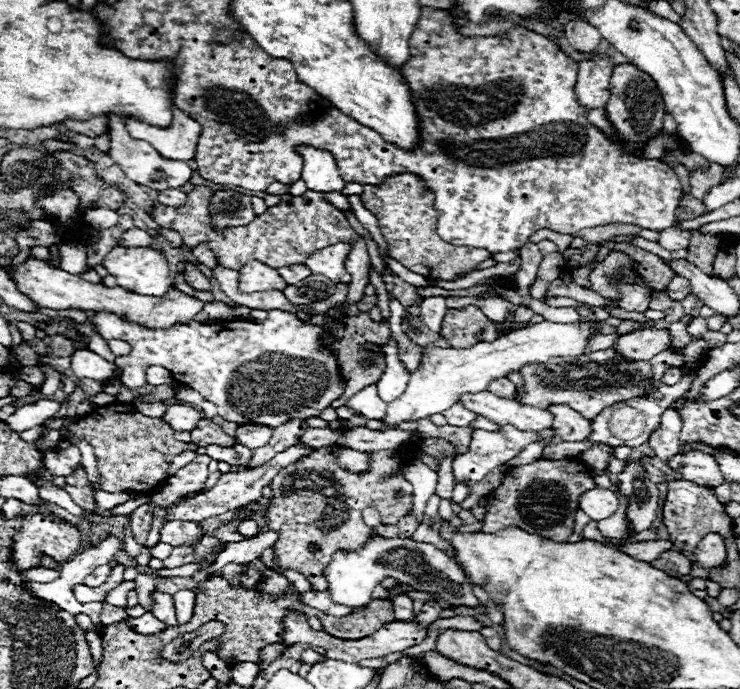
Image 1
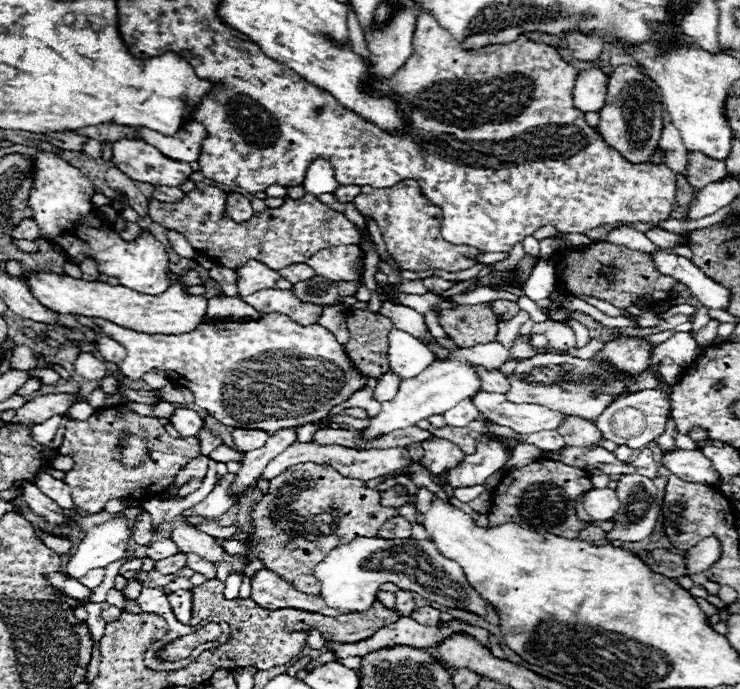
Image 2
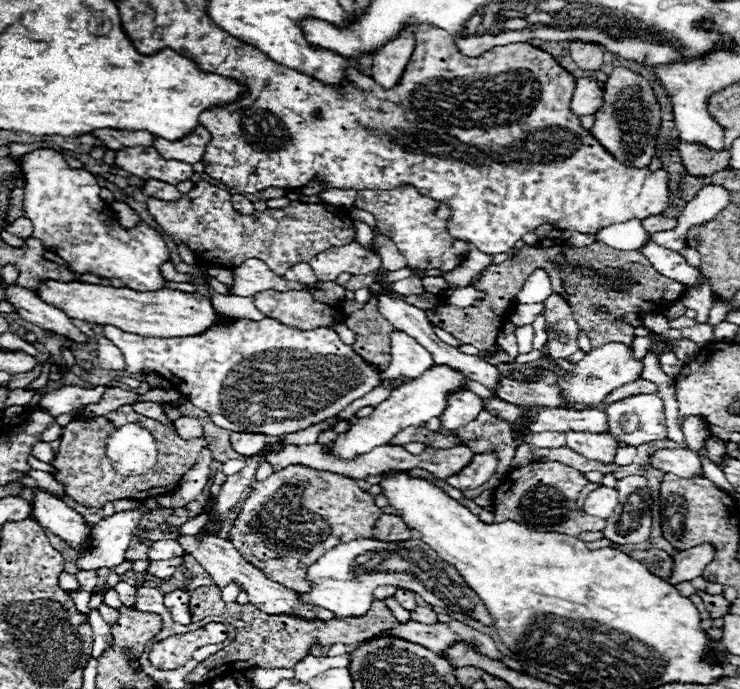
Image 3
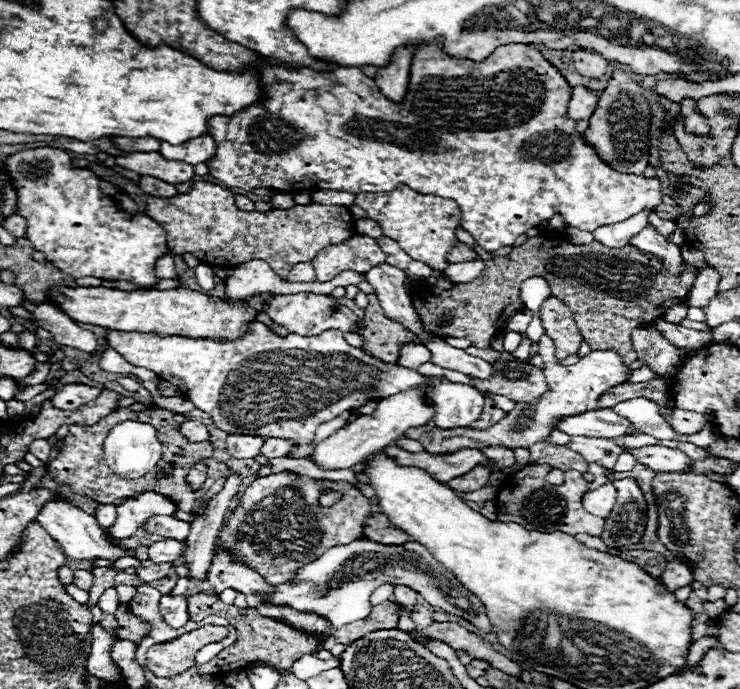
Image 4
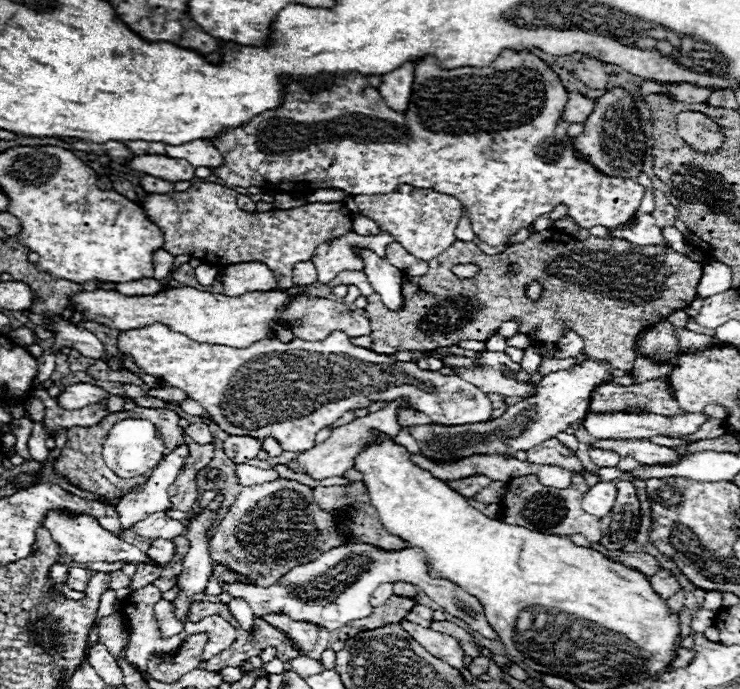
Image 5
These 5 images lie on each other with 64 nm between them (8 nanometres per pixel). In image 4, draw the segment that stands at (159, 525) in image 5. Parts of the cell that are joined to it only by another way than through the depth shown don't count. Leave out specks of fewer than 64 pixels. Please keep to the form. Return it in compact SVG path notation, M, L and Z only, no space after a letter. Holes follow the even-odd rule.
M152 516L144 524L144 530L148 534L158 534L158 536L164 536L164 538L174 538L174 540L184 540L190 532L190 526L188 526L188 522L176 520L172 516Z

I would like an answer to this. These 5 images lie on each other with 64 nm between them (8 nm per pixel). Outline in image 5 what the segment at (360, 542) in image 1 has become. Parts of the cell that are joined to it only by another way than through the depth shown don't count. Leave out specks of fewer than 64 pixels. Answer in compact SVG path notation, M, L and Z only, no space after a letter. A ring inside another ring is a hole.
M278 478L240 492L210 538L210 556L252 584L270 586L298 564L318 558L322 552L340 546L344 540L336 532L332 514L322 512L312 496L312 488L296 480Z

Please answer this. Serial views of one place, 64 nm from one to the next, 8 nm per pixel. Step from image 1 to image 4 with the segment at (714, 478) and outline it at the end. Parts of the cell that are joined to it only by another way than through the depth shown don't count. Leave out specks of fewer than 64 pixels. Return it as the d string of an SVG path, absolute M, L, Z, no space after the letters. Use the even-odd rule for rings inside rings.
M666 446L628 448L628 452L632 452L640 464L650 466L656 472L682 472L692 464L692 460L682 450Z

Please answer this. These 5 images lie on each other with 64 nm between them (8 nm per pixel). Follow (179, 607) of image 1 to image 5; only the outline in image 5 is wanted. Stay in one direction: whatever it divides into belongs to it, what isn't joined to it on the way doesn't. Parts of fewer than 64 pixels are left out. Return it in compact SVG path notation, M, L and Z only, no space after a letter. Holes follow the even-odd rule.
M168 600L156 602L156 606L154 606L154 618L156 618L156 622L158 622L160 630L162 630L160 634L164 638L170 638L170 636L174 636L174 634L178 634L182 630L182 624L174 618L172 604Z

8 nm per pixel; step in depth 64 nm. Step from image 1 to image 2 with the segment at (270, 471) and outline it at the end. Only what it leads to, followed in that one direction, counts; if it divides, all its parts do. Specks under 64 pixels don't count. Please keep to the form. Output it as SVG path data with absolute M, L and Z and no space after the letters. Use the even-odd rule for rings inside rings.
M294 442L292 446L288 446L288 450L280 452L276 458L272 458L272 462L268 462L268 466L264 468L262 476L266 480L274 478L276 474L280 474L282 470L286 470L288 466L294 466L294 464L302 464L302 462L314 462L314 464L330 464L334 470L338 470L340 474L348 476L348 478L358 478L358 480L372 480L372 478L378 478L382 474L388 474L392 470L400 470L404 466L410 466L414 464L414 460L408 456L408 450L346 450L344 446L336 446L336 444L330 444L330 446L320 446L316 442L310 442L310 444L300 444L300 442ZM226 474L224 480L194 508L184 510L184 516L222 516L230 506L234 506L238 500L228 500L228 486L232 484L234 474Z

